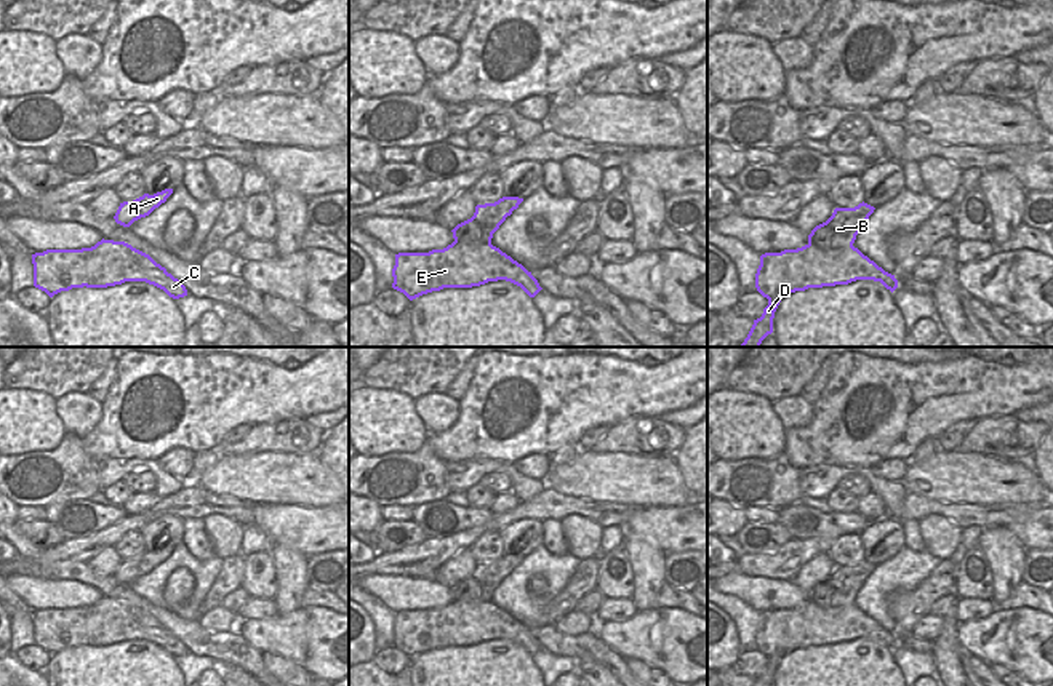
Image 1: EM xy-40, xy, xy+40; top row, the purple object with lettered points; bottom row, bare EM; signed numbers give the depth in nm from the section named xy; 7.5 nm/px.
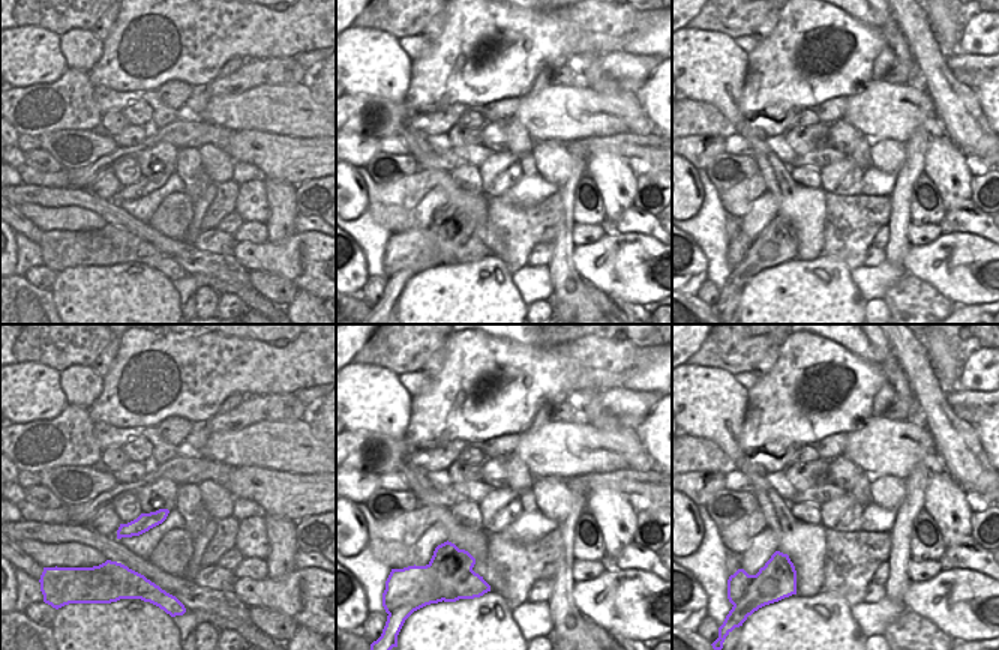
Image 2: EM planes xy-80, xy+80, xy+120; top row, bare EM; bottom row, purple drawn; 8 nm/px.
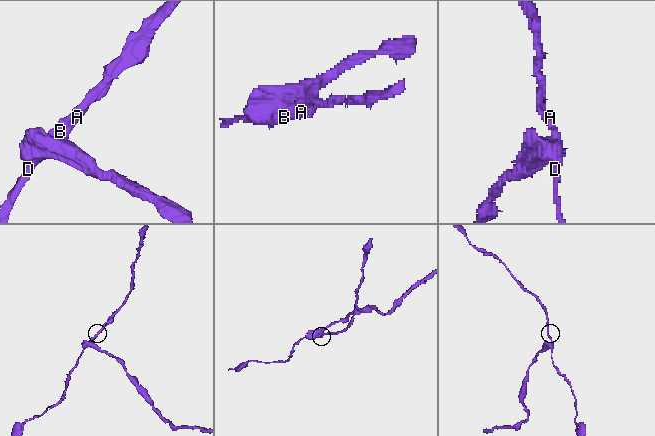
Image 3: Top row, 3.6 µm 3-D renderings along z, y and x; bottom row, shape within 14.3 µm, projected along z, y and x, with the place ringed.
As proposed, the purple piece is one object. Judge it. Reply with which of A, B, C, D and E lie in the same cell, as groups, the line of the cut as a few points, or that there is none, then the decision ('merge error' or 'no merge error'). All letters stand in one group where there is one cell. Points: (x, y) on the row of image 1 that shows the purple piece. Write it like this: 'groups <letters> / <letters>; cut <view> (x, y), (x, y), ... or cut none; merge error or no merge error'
groups A B D / C E; cut xy+40 (808, 242), (821, 248), (852, 247); merge error

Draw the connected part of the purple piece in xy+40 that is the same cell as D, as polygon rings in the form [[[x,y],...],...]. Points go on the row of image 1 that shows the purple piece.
[[[784,294],[768,299],[768,305],[763,309],[762,317],[754,320],[754,325],[741,347],[760,347],[762,341],[773,333],[775,312],[783,297]]]

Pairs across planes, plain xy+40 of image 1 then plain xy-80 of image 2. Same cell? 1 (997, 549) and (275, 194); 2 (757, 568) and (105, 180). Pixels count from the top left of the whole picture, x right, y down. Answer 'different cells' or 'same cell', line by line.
1: same cell
2: different cells

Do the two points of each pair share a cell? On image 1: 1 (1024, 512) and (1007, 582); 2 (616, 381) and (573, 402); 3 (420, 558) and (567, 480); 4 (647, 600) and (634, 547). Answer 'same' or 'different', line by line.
1: different
2: same
3: different
4: same

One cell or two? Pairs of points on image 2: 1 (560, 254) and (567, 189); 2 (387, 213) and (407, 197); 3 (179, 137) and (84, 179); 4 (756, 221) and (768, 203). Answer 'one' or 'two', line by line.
1: one
2: two
3: one
4: one

